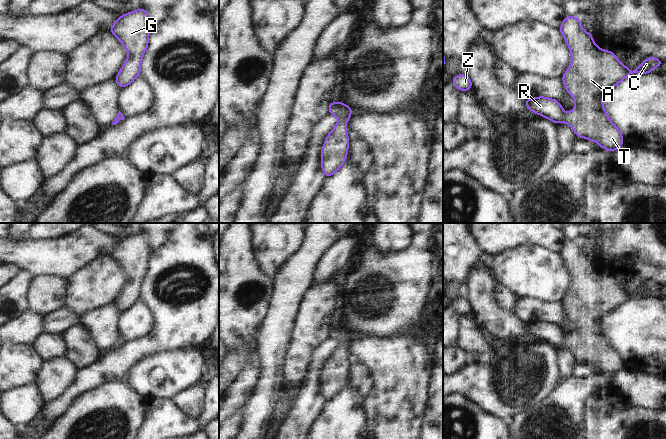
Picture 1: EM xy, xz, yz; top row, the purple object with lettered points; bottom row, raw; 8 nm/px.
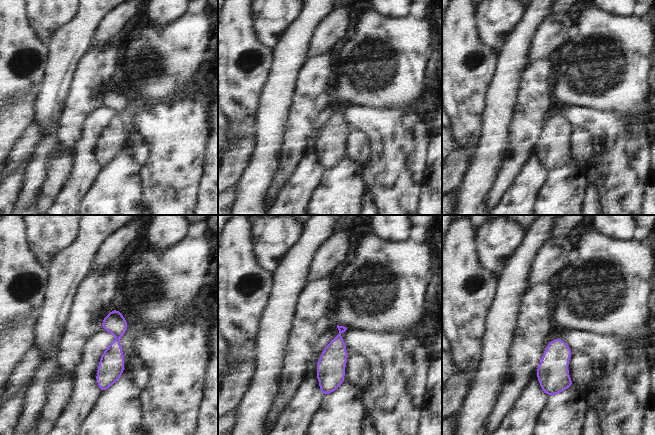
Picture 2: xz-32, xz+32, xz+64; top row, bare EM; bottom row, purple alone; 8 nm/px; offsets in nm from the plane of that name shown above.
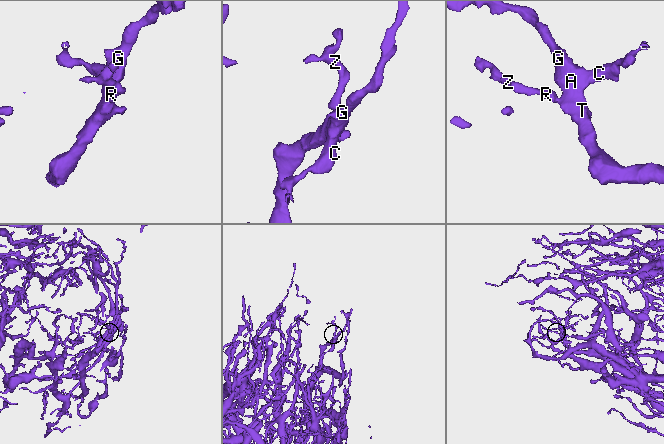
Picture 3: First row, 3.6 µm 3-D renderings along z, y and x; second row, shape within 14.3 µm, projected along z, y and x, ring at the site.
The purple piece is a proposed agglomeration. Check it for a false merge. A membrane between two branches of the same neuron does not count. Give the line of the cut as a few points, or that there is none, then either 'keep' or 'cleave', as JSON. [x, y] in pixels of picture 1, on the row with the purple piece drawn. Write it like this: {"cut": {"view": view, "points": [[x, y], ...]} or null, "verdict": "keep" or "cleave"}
{"cut": null, "verdict": "keep"}

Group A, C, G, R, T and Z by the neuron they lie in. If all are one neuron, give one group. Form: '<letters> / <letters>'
A C G R T Z

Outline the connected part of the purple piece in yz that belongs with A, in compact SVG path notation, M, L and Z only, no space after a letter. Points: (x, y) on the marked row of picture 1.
M565 16L559 30L571 50L571 65L563 74L561 80L567 93L575 99L575 108L566 115L558 100L544 96L524 99L524 104L530 111L547 118L557 125L561 122L569 124L577 137L587 138L590 142L595 141L601 146L601 149L613 153L625 142L620 129L612 123L607 111L603 108L603 94L609 92L630 74L650 74L654 67L662 66L662 59L656 57L646 58L632 71L617 60L615 52L603 50L596 46L593 36L581 27L578 16Z

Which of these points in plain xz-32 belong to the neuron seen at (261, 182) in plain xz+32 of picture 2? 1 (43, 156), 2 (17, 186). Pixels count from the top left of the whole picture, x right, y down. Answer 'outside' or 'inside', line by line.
1: inside
2: outside

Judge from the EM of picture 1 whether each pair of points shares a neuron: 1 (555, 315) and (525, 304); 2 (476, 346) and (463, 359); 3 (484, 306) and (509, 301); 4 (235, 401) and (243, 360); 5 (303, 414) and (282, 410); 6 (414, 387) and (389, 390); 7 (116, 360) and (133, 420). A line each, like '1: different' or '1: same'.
1: same
2: different
3: different
4: different
5: different
6: same
7: different

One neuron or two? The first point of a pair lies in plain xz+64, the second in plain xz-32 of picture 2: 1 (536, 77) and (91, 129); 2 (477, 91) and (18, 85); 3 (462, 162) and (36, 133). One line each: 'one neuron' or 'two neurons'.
1: two neurons
2: one neuron
3: one neuron

